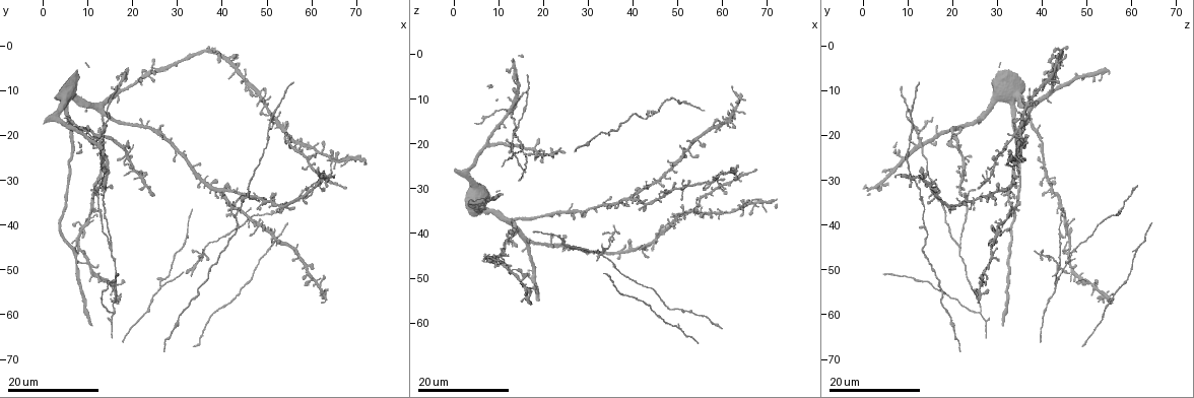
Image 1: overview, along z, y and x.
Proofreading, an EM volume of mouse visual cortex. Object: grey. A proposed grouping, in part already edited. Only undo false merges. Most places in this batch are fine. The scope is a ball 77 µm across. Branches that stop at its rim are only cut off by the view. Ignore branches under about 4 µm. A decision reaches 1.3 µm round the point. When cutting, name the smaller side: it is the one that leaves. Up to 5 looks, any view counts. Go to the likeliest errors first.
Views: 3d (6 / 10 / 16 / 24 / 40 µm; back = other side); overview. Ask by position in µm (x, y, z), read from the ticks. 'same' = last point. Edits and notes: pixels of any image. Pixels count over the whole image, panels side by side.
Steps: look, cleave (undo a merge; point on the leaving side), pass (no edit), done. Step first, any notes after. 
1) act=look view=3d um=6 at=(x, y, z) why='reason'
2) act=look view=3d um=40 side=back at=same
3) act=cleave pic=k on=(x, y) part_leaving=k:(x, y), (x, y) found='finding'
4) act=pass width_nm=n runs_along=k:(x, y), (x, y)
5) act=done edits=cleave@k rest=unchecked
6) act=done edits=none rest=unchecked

act=look view=3d um=16 at=(54.5, 20.5, 34.0)

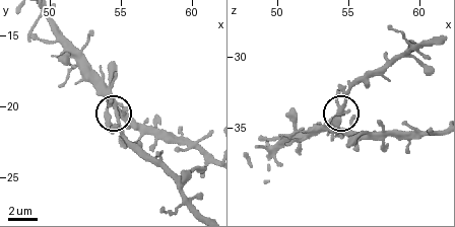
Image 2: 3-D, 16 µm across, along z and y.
act=look view=3d um=10 at=(55.0, 20.0, 33.8)

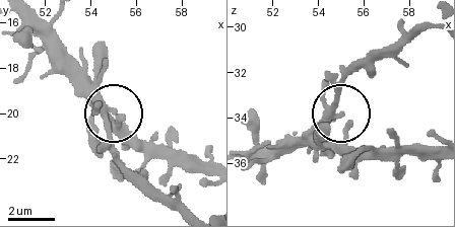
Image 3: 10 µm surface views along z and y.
act=pass width_nm=270 runs_along=3:(21, 19), (109, 106), (114, 157) found='continuous, no second neuron'

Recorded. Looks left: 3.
act=look view=3d um=24 at=(26.0, 53.5, 43.0) why='three-way junction'

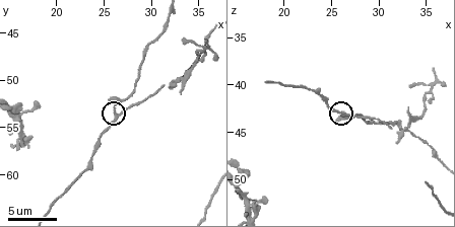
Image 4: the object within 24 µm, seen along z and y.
act=look view=3d um=10 at=(26.2, 54.0, 42.8)

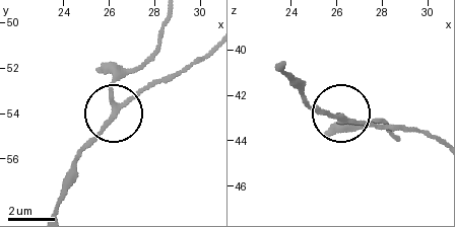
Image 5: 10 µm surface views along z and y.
act=pass side_arm_um=17 found='one neuron here'

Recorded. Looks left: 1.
act=done edits=none rest=unchecked

